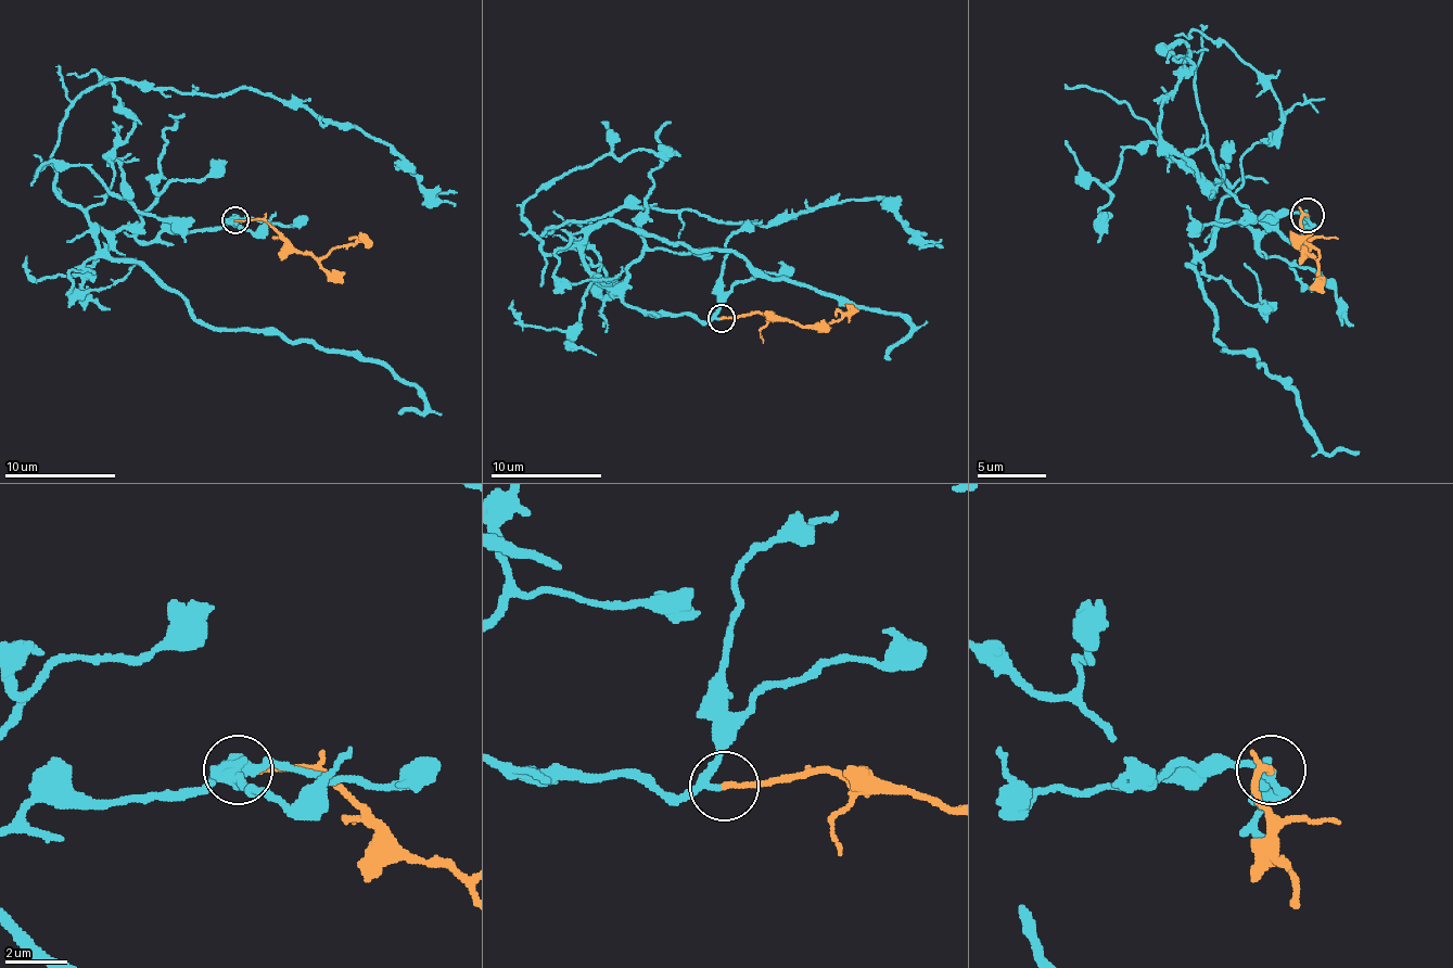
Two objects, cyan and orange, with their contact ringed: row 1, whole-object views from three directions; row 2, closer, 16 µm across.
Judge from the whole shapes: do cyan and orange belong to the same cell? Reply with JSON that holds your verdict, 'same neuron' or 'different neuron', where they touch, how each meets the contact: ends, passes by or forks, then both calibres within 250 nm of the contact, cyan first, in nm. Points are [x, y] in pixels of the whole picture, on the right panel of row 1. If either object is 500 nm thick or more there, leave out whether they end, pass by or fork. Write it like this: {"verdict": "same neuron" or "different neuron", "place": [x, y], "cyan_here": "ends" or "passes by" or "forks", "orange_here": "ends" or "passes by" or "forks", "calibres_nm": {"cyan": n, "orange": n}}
{"verdict": "same neuron", "place": [1308, 215], "cyan_here": "passes by", "orange_here": "ends", "calibres_nm": {"cyan": 220, "orange": 190}}

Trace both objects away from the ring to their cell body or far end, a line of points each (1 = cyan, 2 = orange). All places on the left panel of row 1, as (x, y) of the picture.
1: (233, 220), (148, 242), (94, 226), (56, 190), (64, 113), (109, 79), (255, 88), (457, 193)
2: (236, 220), (266, 220), (294, 249), (316, 256), (371, 240)

